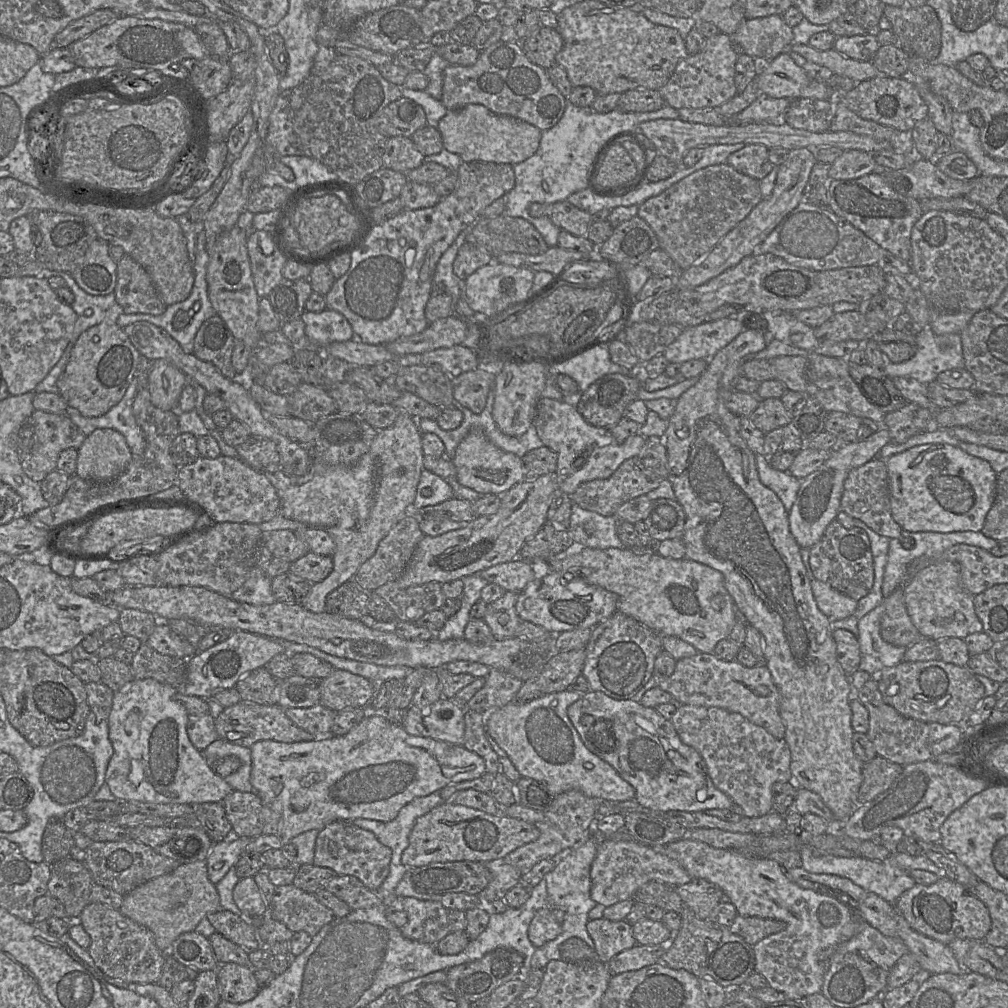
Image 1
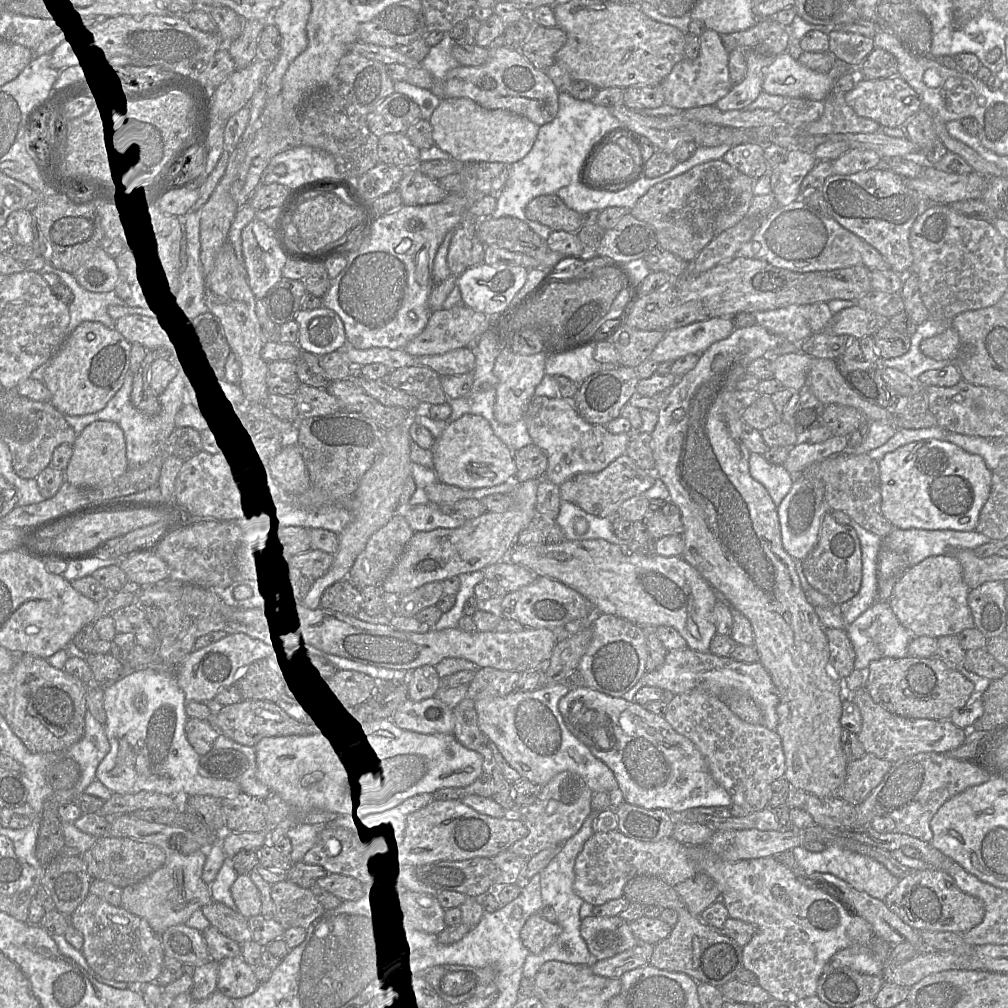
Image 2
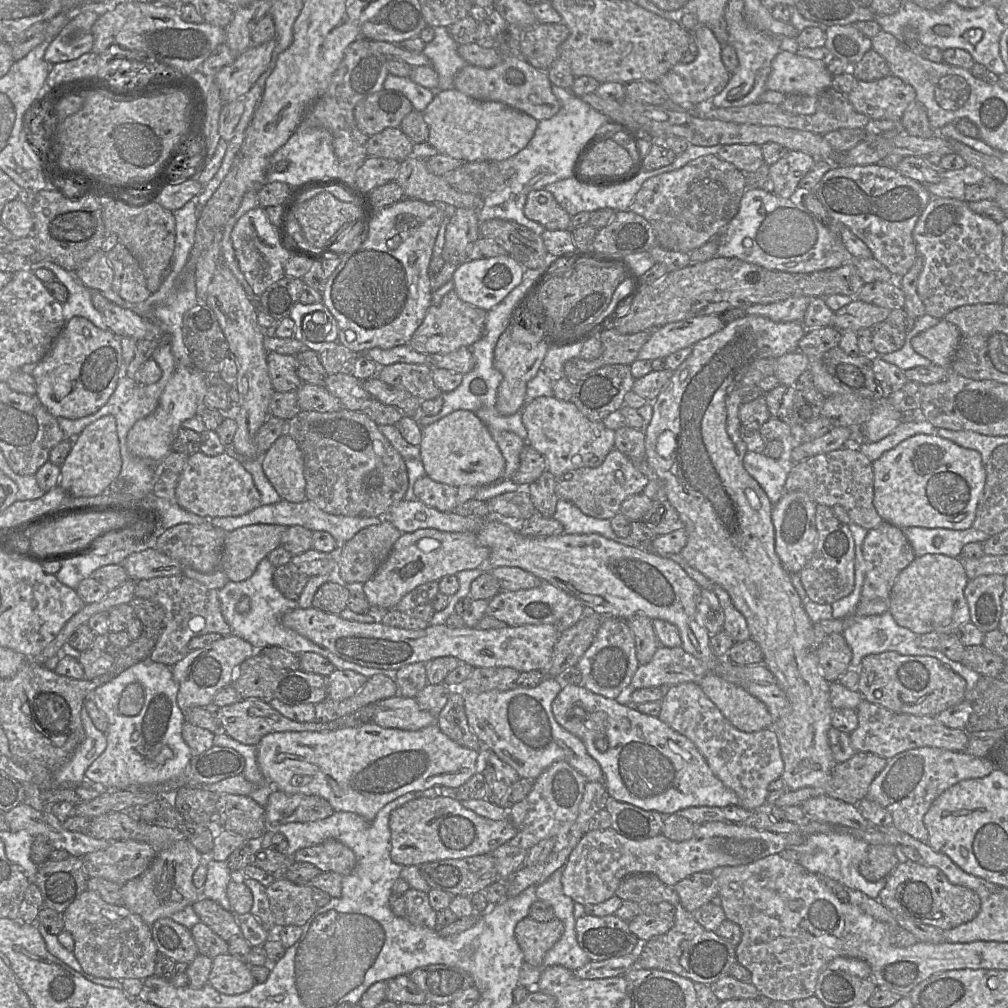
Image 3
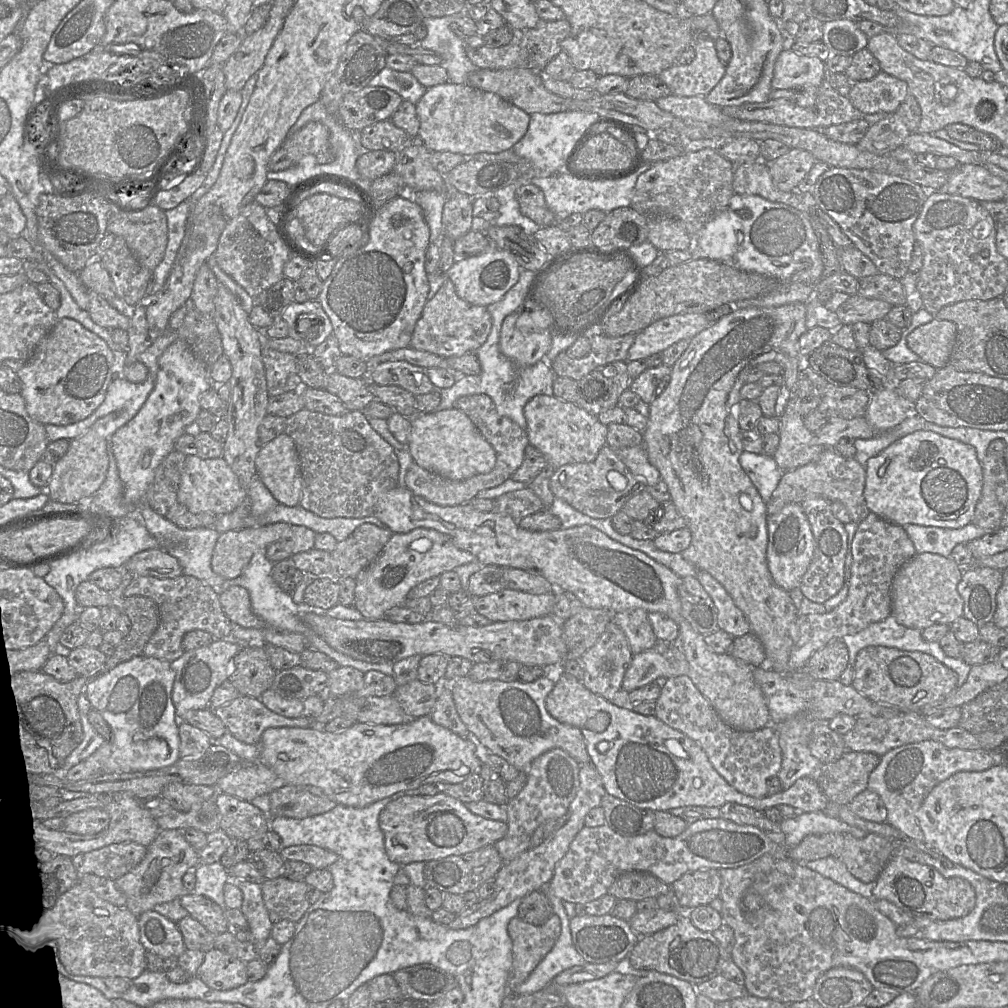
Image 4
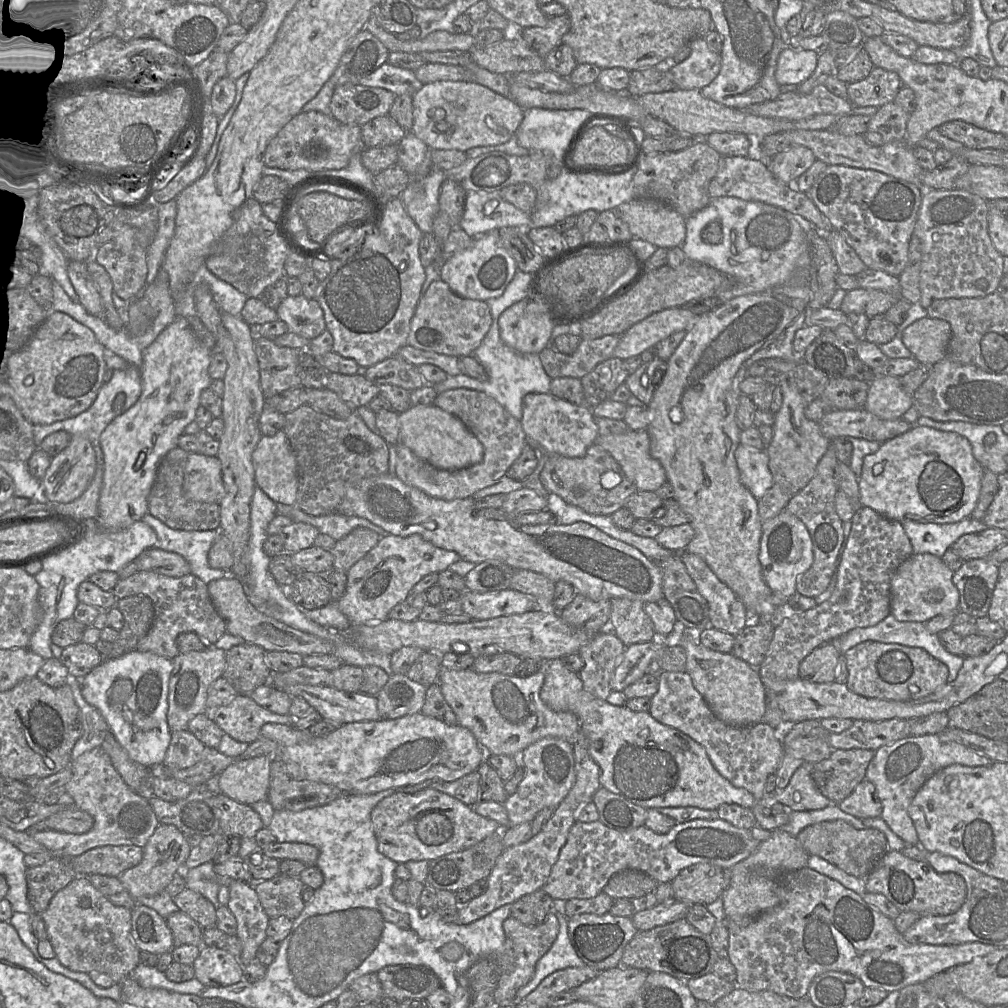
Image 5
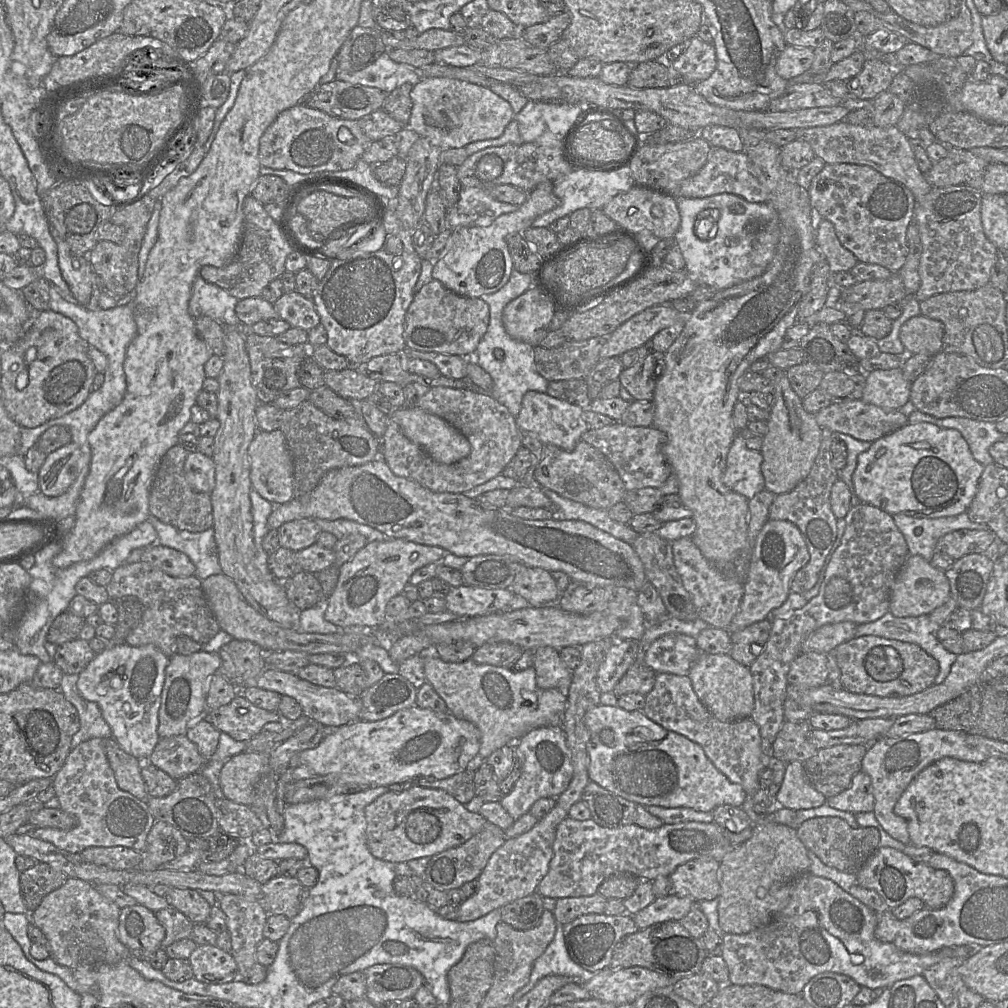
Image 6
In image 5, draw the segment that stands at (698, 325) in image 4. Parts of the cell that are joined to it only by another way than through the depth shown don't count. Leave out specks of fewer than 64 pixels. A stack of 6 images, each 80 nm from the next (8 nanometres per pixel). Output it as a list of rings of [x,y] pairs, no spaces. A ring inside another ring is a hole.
[[[674,307],[655,312],[634,324],[620,336],[613,357],[626,360],[640,355],[675,332],[687,331],[696,321],[687,307]]]

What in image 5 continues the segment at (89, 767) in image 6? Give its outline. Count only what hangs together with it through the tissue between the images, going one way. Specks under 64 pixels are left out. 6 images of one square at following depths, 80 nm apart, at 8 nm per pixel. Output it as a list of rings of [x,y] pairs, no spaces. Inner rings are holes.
[[[101,746],[84,752],[71,761],[72,777],[65,785],[65,793],[73,798],[73,806],[89,813],[94,824],[90,831],[72,834],[53,830],[30,833],[53,857],[74,858],[101,846],[135,845],[143,848],[160,824],[148,800],[148,794],[133,791],[113,766]]]

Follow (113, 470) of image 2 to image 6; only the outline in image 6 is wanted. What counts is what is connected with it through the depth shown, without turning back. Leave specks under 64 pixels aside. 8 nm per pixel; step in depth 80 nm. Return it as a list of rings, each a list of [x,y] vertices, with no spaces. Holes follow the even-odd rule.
[[[74,442],[47,454],[38,471],[40,491],[49,497],[65,493],[77,478],[77,462],[81,454],[80,447]]]

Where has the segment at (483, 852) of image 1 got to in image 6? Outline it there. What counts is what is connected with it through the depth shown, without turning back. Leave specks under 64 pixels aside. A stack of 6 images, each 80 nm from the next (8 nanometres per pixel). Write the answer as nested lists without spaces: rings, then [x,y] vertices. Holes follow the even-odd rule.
[[[415,783],[400,792],[388,791],[365,808],[366,842],[370,853],[383,861],[408,862],[432,857],[457,847],[476,835],[486,819],[471,812],[441,789],[419,786]]]

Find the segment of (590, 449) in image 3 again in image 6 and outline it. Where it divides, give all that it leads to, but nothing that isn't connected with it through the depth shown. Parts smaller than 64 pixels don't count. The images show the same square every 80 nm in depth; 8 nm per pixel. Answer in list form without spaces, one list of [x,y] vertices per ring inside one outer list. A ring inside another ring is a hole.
[[[528,391],[524,395],[521,410],[516,416],[516,423],[519,429],[534,433],[543,444],[552,444],[566,451],[572,451],[578,442],[582,440],[582,435],[590,429],[583,419],[583,409],[581,407],[537,391]]]

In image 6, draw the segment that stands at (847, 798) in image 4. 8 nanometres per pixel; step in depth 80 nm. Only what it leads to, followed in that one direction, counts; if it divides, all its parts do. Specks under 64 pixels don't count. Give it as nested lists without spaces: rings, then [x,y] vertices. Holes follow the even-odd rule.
[[[841,744],[818,750],[817,754],[803,762],[805,774],[810,784],[826,798],[846,790],[856,773],[862,770],[862,759],[868,745]]]

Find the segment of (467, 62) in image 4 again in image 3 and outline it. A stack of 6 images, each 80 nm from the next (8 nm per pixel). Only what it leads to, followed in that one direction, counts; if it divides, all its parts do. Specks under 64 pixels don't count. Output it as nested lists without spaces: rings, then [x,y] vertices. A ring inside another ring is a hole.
[[[433,27],[434,39],[425,45],[423,53],[430,60],[430,65],[439,75],[437,91],[454,89],[456,73],[467,62],[459,55],[459,44],[450,35],[446,27]]]

